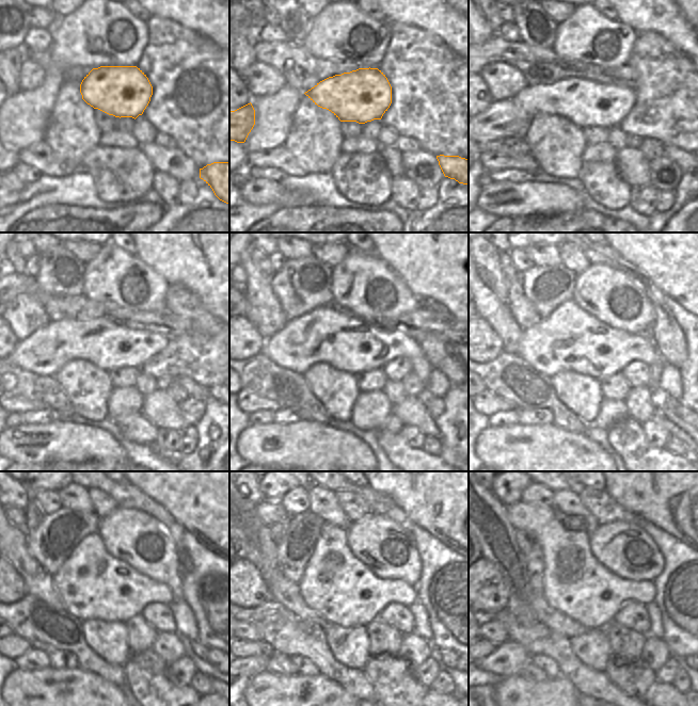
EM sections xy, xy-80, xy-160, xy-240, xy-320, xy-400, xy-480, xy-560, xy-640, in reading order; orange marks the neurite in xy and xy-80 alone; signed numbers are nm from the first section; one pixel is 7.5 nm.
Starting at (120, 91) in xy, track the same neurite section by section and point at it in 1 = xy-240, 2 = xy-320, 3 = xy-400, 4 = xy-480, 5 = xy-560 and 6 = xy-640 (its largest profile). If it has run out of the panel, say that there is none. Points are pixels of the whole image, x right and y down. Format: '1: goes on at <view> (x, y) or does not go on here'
1: goes on at xy-240 (107, 343)
2: goes on at xy-320 (349, 343)
3: goes on at xy-400 (569, 339)
4: goes on at xy-480 (92, 583)
5: goes on at xy-560 (335, 583)
6: goes on at xy-640 (574, 583)

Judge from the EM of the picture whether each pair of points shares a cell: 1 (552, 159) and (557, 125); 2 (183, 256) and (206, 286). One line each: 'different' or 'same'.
1: same
2: same

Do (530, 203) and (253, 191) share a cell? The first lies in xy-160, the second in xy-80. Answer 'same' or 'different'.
same

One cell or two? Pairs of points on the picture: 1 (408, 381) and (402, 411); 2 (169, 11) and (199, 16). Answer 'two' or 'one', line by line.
1: two
2: one

